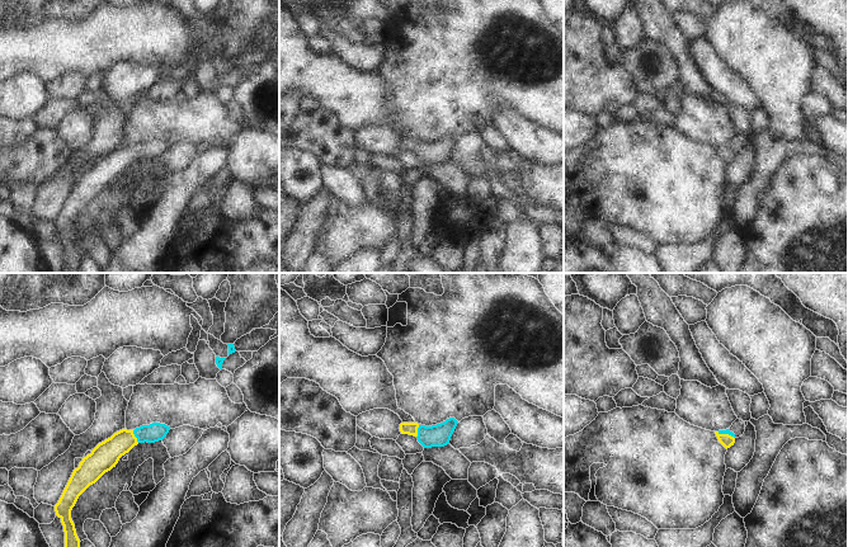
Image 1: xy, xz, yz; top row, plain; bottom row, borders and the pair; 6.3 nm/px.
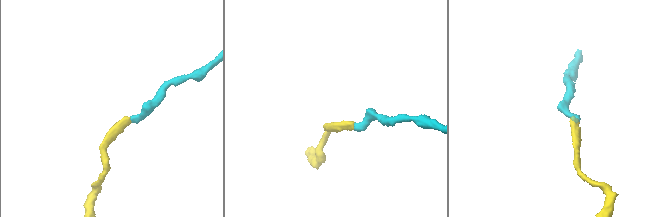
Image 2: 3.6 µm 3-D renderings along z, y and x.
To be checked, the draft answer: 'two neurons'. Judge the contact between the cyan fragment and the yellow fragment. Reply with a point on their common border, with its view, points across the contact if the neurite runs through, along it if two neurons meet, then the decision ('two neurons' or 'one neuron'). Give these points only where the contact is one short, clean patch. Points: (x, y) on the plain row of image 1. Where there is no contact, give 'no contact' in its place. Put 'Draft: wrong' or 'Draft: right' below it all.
xy (135, 151) | across xy (155, 147), (135, 151), (121, 158), (106, 170) | one neuron
Draft: wrong

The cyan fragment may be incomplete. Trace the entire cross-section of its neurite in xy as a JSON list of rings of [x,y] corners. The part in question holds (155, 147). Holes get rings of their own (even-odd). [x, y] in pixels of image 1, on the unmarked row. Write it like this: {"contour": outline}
{"contour": [[[160,138],[142,141],[135,146],[122,145],[99,159],[90,170],[83,174],[55,221],[56,231],[61,235],[65,247],[65,273],[77,273],[80,264],[80,255],[71,235],[71,226],[79,212],[105,188],[116,183],[119,174],[135,161],[162,156],[169,146],[170,142]]]}

